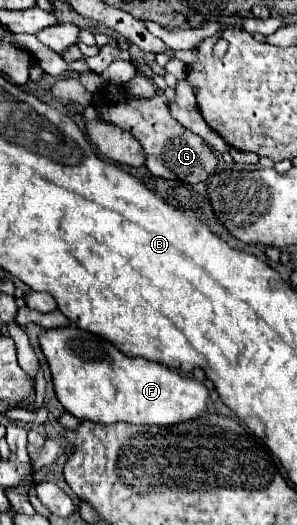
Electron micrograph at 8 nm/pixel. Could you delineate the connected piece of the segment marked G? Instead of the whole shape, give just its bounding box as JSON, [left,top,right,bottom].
[95,95,217,183]

